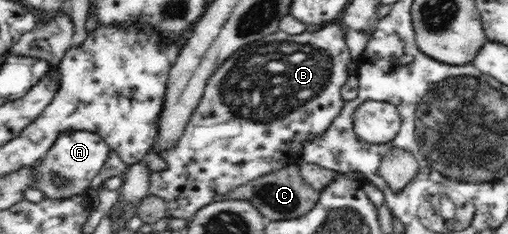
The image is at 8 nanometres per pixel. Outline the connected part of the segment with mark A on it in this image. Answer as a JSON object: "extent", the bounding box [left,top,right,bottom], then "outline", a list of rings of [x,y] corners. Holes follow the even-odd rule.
{"extent":[32,129,111,199],"outline":[[[68,129],[62,131],[41,163],[32,171],[33,188],[43,192],[51,199],[66,199],[72,196],[82,195],[90,187],[92,178],[100,172],[109,158],[111,148],[106,144],[99,134],[86,130]],[[52,174],[68,178],[68,186],[58,188],[52,184]]]}

